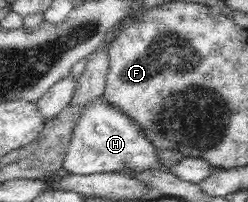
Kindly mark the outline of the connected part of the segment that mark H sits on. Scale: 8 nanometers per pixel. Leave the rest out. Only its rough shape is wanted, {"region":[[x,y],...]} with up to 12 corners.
{"region":[[84,108],[62,170],[164,171],[120,110]]}

